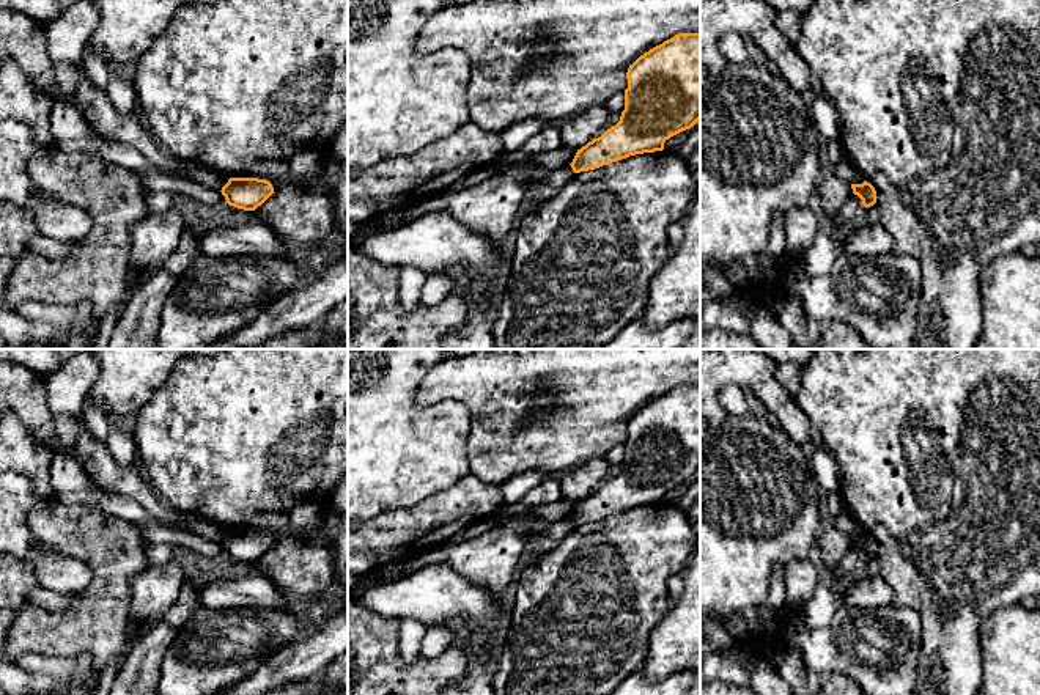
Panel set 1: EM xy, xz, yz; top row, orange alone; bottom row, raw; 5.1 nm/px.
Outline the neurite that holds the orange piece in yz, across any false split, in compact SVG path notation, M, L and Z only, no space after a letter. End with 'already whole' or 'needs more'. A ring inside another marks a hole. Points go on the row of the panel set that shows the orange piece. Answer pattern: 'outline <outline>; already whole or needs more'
outline M864 181L862 184L851 184L853 193L862 200L865 208L870 208L876 203L876 190L875 187Z; already whole

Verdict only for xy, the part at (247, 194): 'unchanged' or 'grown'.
unchanged

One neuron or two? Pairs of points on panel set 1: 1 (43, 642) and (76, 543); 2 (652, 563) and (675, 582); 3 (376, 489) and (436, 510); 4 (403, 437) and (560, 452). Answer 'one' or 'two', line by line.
1: one
2: two
3: two
4: two

